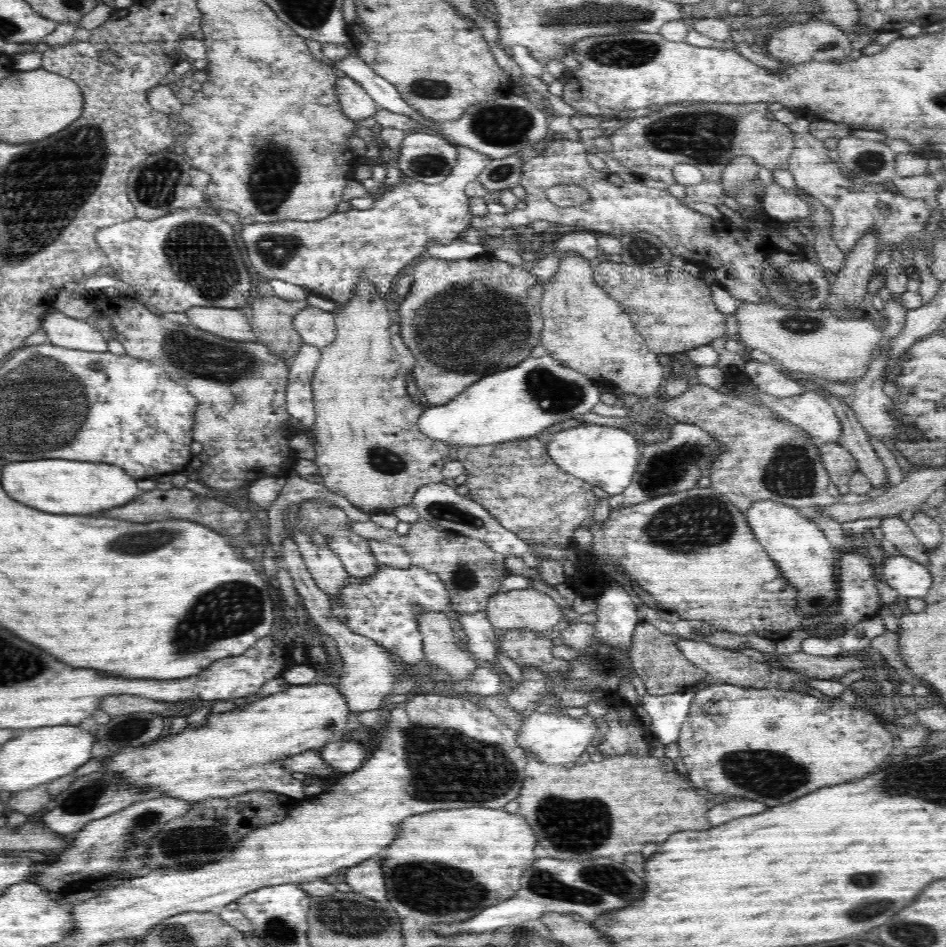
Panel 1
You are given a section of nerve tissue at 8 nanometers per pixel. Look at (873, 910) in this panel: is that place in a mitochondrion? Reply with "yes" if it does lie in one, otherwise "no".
yes

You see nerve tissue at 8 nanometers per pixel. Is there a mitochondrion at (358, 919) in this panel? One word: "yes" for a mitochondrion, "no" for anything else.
yes

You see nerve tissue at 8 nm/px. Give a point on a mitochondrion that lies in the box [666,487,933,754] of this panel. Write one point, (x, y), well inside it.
(815, 601)

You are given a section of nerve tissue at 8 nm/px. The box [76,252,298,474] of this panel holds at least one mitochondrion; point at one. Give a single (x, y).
(222, 363)

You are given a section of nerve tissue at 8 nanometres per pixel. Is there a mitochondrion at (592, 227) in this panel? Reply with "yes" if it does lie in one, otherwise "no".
no

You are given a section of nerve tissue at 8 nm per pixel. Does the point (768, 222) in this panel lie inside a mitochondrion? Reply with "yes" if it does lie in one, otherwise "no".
no

